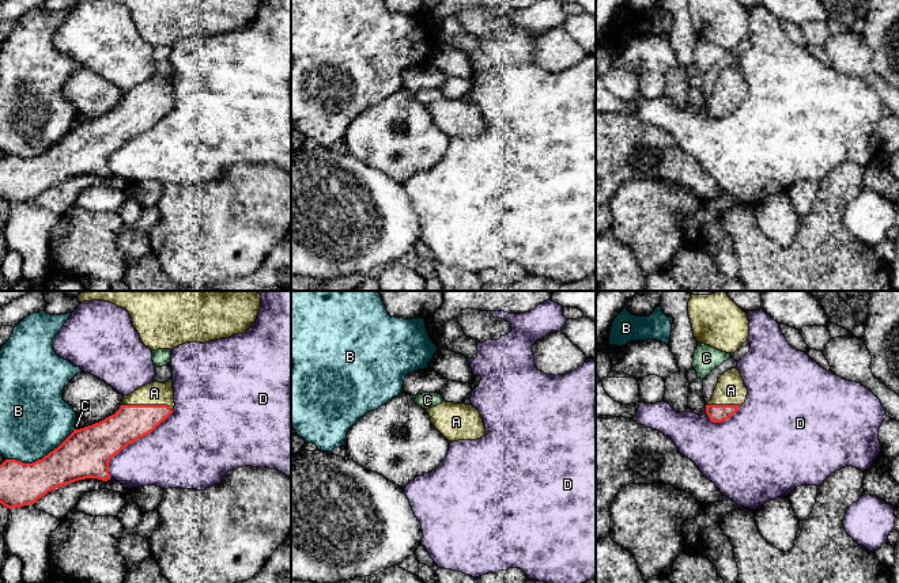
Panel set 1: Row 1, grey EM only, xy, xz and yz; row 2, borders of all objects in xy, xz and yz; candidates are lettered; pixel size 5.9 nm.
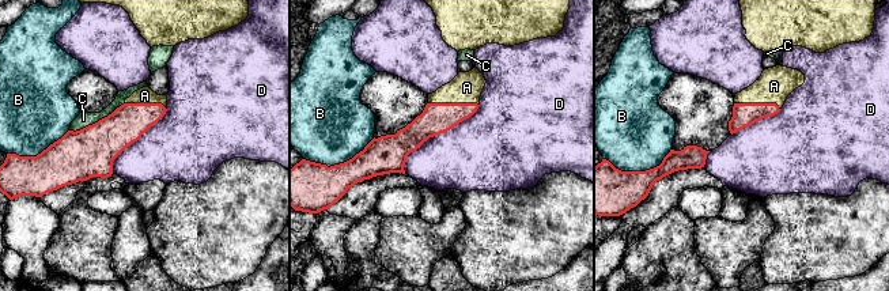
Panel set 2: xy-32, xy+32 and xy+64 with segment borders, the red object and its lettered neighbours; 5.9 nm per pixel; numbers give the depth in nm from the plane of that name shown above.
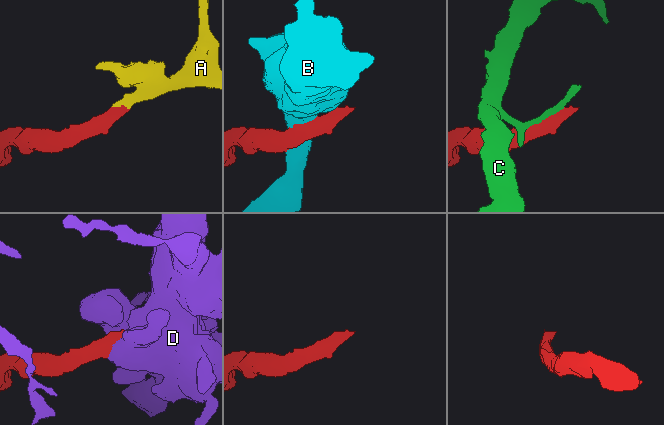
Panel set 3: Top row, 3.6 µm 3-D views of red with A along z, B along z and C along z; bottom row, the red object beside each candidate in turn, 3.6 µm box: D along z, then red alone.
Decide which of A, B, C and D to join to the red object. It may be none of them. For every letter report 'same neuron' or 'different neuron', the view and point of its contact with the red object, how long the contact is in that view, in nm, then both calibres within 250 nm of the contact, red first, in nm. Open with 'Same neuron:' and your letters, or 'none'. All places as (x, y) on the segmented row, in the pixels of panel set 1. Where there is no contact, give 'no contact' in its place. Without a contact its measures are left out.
Same neuron: A
A: same neuron; meets red in xy at (147, 405); contact 300 nm long; 220 nm thick on the red side, 140 nm on the other
B: different neuron; meets red in xy at (40, 460); contact 440 nm long; 280 nm thick on the red side, 420 nm on the other
C: different neuron; meets red in xy at (78, 430); contact 40 nm long; 300 nm thick on the red side, 30 nm on the other
D: different neuron; meets red in xy at (132, 442); contact 550 nm long; 260 nm thick on the red side, 380 nm on the other

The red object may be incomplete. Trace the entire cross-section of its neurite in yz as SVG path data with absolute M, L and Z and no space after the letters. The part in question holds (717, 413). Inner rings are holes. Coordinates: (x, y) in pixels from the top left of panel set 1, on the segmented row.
M737 367L724 372L711 400L706 404L710 421L722 423L732 417L745 402L747 394L748 390Z

